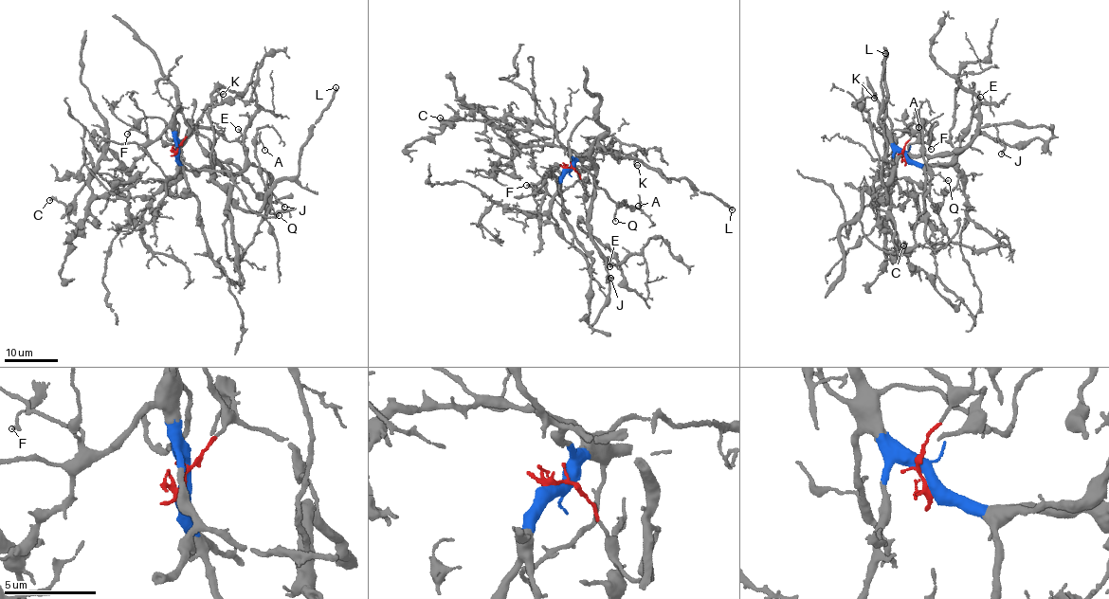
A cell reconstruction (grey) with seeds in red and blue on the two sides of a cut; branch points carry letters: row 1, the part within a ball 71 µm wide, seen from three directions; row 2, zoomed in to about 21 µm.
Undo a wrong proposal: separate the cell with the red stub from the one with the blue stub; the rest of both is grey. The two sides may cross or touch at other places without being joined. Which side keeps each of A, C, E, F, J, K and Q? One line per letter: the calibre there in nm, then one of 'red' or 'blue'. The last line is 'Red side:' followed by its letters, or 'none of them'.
A: 70 nm | red
C: 200 nm | blue
E: 150 nm | red
F: 160 nm | blue
J: 200 nm | red
K: 110 nm | red
Q: 70 nm | red
Red side: A, E, J, K, Q

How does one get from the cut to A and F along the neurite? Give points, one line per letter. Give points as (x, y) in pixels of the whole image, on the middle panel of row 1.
A: (568, 168), (594, 194), (589, 158), (607, 130), (594, 118), (578, 124), (568, 154), (616, 204), (638, 206)
F: (568, 169), (577, 160), (581, 162), (580, 179), (558, 195), (562, 198), (561, 206), (526, 185)

